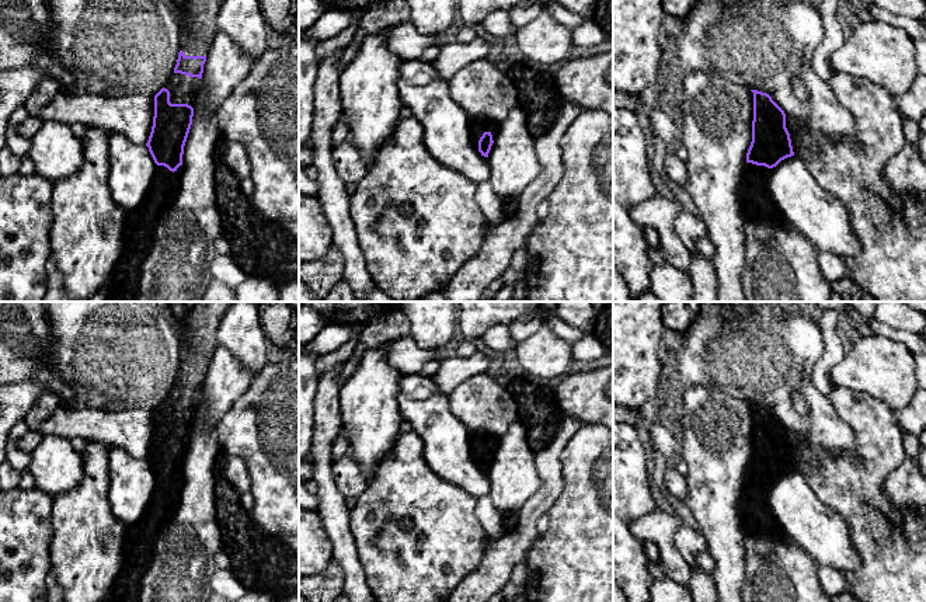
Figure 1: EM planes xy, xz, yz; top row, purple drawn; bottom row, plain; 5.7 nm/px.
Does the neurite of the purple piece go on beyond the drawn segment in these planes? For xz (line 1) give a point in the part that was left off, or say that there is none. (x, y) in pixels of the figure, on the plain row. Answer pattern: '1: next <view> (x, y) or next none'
1: next xz (477, 441)

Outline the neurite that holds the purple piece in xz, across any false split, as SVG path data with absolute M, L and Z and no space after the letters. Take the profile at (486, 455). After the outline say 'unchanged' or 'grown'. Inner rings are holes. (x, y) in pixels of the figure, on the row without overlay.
M471 434L469 439L473 460L488 471L499 438L487 434Z; grown

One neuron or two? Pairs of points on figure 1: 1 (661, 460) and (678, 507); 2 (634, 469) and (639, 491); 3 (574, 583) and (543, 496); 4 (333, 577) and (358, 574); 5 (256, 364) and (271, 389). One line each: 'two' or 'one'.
1: one
2: one
3: two
4: two
5: two

